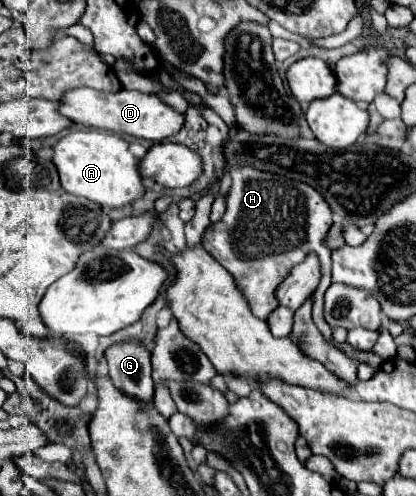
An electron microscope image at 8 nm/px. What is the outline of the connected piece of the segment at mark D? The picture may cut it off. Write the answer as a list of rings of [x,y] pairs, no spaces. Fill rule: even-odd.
[[[78,88],[78,90],[68,90],[60,102],[58,102],[58,112],[72,122],[96,128],[96,130],[106,130],[114,134],[130,134],[136,138],[146,138],[152,142],[160,142],[172,134],[176,134],[182,124],[184,124],[184,114],[172,110],[170,106],[162,104],[156,96],[144,94],[138,90],[120,90],[120,92],[98,92],[94,88]]]

